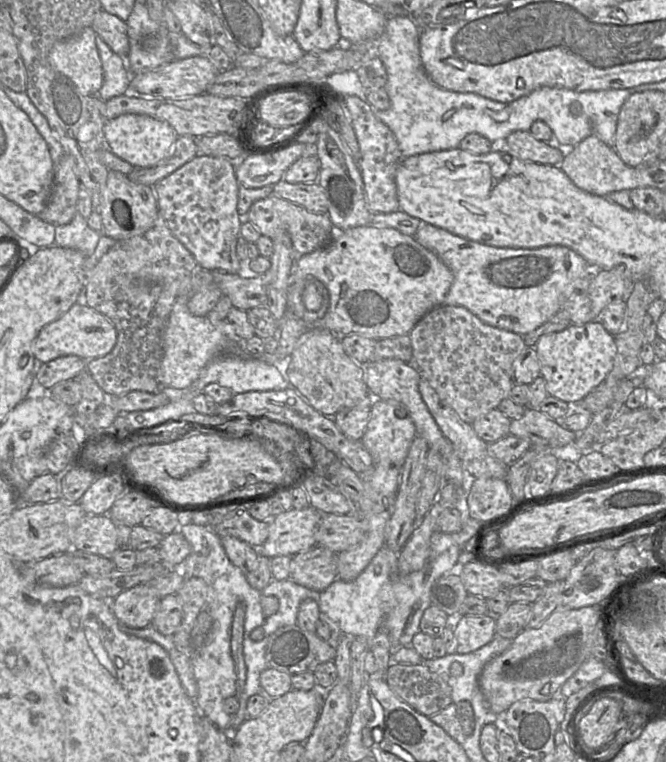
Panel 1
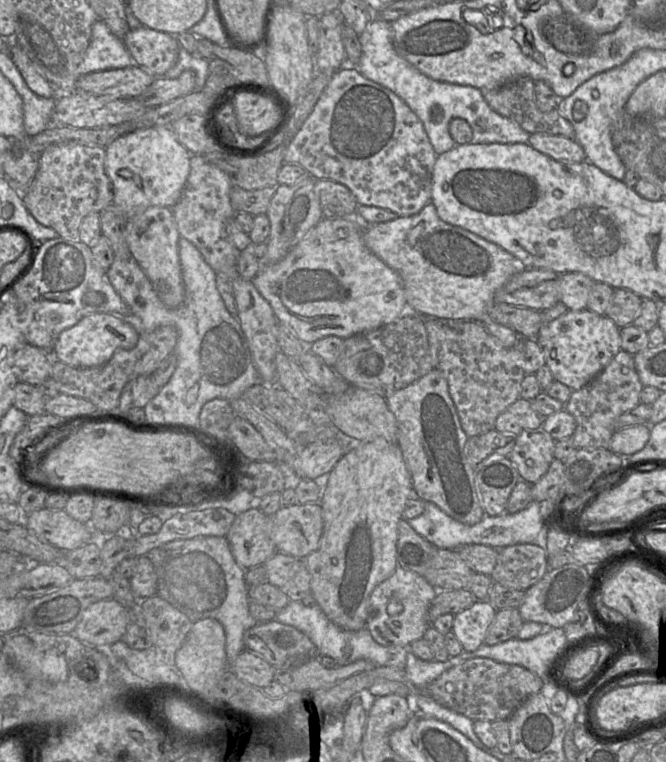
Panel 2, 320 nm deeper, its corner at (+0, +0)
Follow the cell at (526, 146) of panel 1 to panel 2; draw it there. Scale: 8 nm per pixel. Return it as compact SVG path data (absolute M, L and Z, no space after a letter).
M532 134L528 144L557 161L580 163L586 160L584 150L576 140L560 135Z

